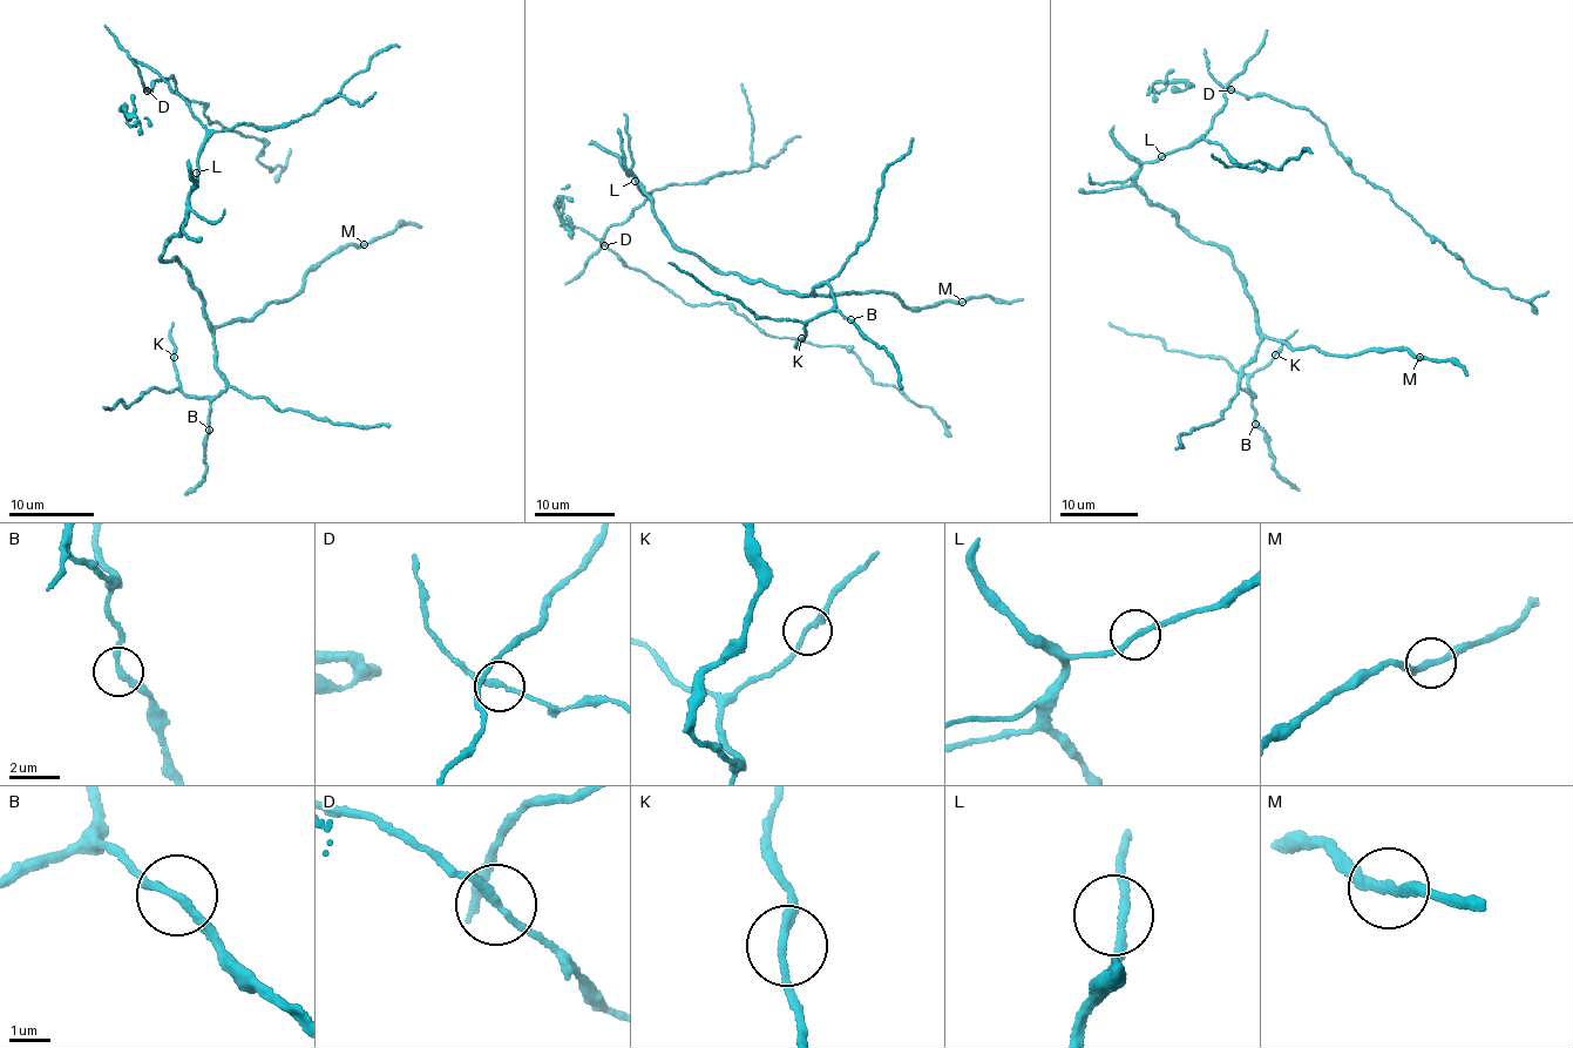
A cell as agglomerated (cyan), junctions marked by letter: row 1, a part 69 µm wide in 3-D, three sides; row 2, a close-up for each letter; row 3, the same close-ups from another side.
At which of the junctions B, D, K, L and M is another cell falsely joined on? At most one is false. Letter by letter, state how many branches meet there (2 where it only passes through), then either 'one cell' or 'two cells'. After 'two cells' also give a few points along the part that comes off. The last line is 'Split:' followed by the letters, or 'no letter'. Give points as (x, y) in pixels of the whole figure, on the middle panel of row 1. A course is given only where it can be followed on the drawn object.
B: branches 2; one cell
D: branches 2; one cell
K: branches 2; one cell
L: branches 2; one cell
M: branches 2; one cell
Split: no letter

